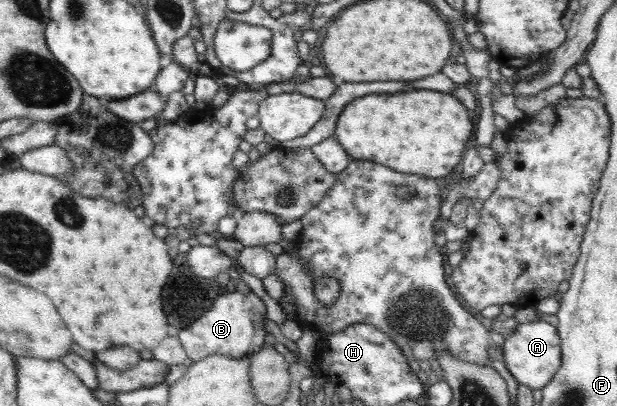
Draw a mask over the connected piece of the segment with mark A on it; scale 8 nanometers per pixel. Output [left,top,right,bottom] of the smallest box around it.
[498,320,562,390]

